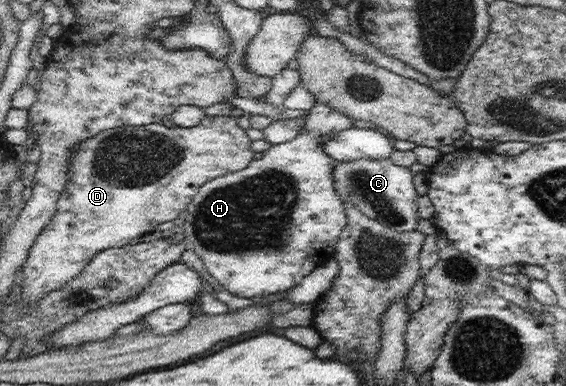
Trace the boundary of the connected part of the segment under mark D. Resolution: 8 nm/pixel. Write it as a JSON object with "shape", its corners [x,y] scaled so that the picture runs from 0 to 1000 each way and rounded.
{"shape":[[[420,295],[410,301],[362,301],[352,324],[345,329],[293,329],[290,321],[281,316],[267,319],[263,324],[251,326],[214,326],[200,334],[186,337],[150,365],[134,376],[127,386],[127,404],[124,407],[124,433],[120,477],[115,482],[110,505],[104,513],[99,554],[87,570],[87,578],[76,591],[62,630],[55,637],[49,668],[42,681],[37,699],[41,702],[41,749],[39,749],[39,785],[44,782],[55,801],[65,780],[81,764],[88,754],[102,751],[122,733],[133,715],[140,712],[147,694],[166,671],[168,658],[177,650],[187,648],[196,640],[217,640],[221,632],[228,632],[235,619],[249,614],[267,601],[272,588],[284,583],[286,578],[307,573],[313,565],[325,560],[332,531],[339,523],[345,510],[348,492],[373,464],[382,459],[401,453],[410,443],[426,443],[436,433],[447,412],[451,412],[451,394],[443,386],[443,363],[436,352],[436,342],[428,334],[420,321]]]}

